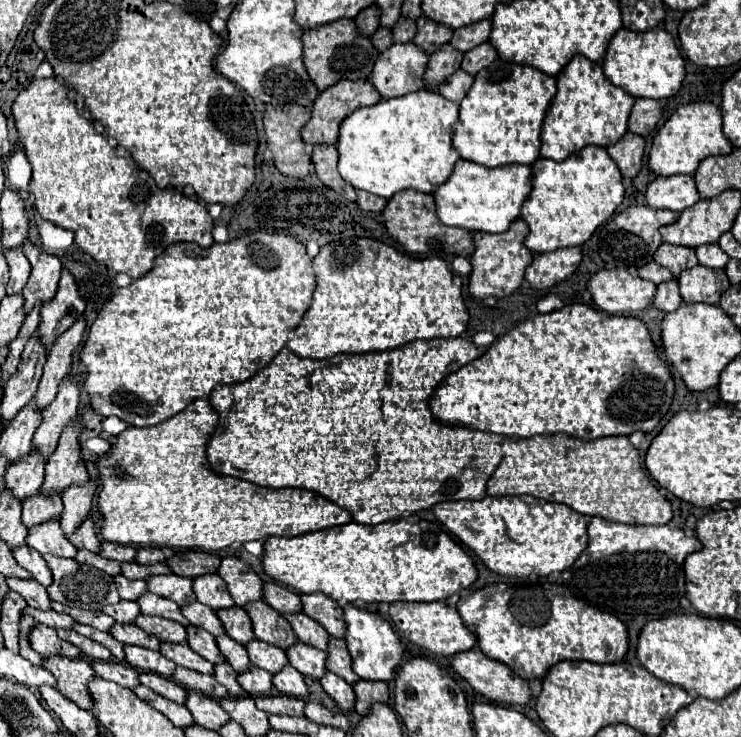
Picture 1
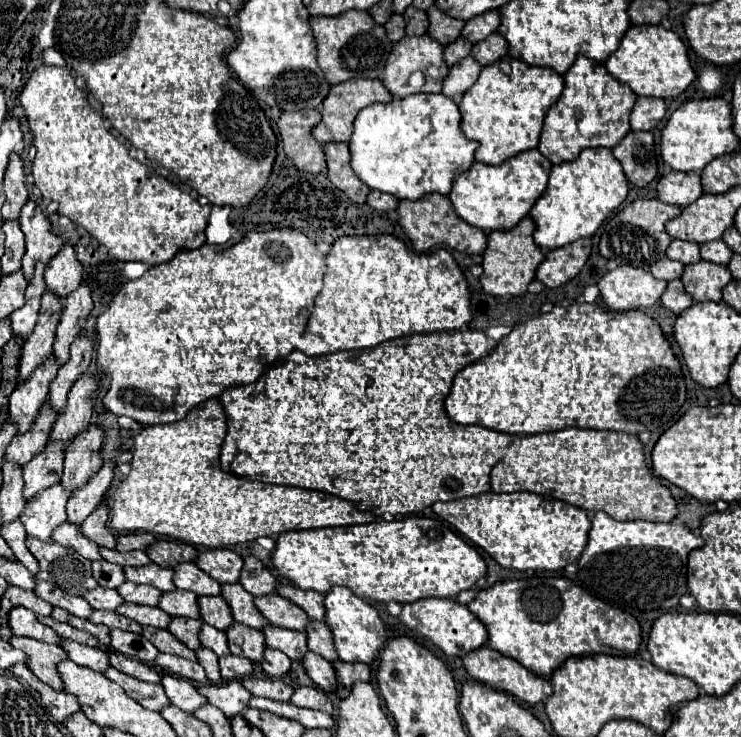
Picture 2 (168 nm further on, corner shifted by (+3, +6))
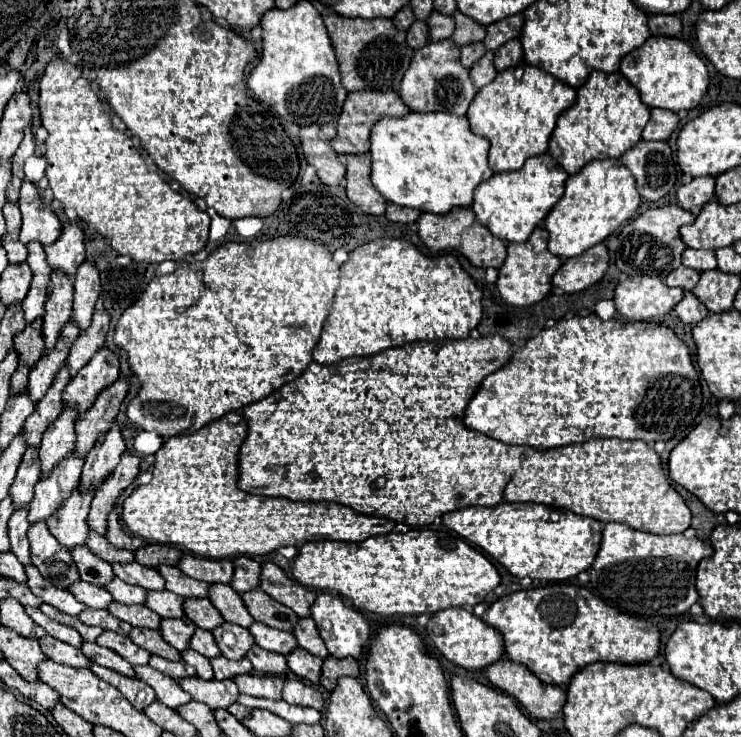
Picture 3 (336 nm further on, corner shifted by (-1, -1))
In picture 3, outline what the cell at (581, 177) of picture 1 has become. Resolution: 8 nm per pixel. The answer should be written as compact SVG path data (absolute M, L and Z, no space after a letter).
M596 159L584 165L580 173L570 175L570 179L566 181L564 195L560 197L560 201L552 207L552 211L546 217L546 229L550 233L548 237L550 253L554 253L556 257L566 257L566 259L584 253L592 245L602 243L610 233L614 233L622 223L626 223L636 213L638 205L640 205L640 195L636 191L636 181L632 173L622 165L620 159L602 159L602 161Z

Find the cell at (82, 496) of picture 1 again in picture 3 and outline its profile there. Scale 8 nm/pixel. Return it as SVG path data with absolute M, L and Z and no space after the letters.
M118 379L108 389L104 389L96 399L96 403L88 409L88 413L84 413L76 421L76 447L74 447L76 457L84 459L98 441L98 437L108 433L120 409L122 399L126 397L126 391L128 391L128 383Z

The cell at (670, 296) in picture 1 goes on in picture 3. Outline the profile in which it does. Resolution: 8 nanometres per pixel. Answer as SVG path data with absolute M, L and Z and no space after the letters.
M686 291L682 301L674 307L674 313L678 315L678 319L682 323L688 323L688 325L696 325L698 321L702 321L706 315L708 315L708 309L694 297L694 293Z

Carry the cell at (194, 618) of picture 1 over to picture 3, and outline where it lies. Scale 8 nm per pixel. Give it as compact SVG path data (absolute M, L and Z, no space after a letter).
M148 591L146 607L158 613L162 619L184 617L184 599L170 591Z

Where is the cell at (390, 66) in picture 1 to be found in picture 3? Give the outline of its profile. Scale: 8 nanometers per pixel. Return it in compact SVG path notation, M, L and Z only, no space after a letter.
M444 39L436 43L426 43L414 51L414 57L400 83L400 99L412 111L448 111L456 115L466 115L470 101L476 95L476 87L468 77L468 69L460 65L460 49L452 45L454 41Z

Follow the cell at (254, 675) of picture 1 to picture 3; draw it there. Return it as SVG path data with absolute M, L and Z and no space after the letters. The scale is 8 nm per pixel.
M216 657L216 659L210 659L210 663L216 679L234 679L236 675L244 675L252 671L252 663L248 659L230 661L226 657Z

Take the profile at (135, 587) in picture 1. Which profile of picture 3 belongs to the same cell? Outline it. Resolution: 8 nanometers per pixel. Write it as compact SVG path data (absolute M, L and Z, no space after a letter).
M76 547L72 551L72 557L80 569L82 581L98 585L98 587L106 587L108 581L114 579L112 565L102 561L100 557L96 557L88 547Z

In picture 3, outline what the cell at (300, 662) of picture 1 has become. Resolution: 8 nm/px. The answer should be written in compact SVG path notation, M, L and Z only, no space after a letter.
M254 623L248 631L256 639L256 645L266 649L266 651L276 651L280 655L286 655L286 653L292 653L298 647L296 637L292 637L292 633L276 631L276 629L262 625L262 623Z

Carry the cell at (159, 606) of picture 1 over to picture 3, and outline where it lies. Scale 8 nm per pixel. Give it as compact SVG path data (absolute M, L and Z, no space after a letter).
M118 577L112 583L108 583L106 589L112 593L114 601L122 603L122 605L144 605L144 601L146 601L146 591L144 589L140 589L136 585L130 585L130 583L124 583Z

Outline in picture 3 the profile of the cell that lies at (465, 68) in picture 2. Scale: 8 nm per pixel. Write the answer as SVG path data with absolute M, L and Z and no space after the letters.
M488 51L480 61L476 61L476 65L472 65L472 69L470 69L470 79L472 79L472 83L476 85L476 89L488 85L488 83L496 77L496 69L494 69L494 65L492 65L492 57L494 57L492 51Z

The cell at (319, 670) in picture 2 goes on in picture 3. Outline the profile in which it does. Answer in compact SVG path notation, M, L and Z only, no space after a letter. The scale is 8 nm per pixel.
M298 647L286 659L288 659L290 671L294 671L302 679L308 679L312 685L320 685L320 669L322 669L322 659L320 657L310 655L308 651Z

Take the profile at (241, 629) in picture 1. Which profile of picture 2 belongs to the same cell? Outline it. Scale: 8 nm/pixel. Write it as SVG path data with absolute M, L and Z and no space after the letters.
M200 596L198 606L200 606L202 622L206 622L218 630L226 630L234 622L230 608L222 596Z

